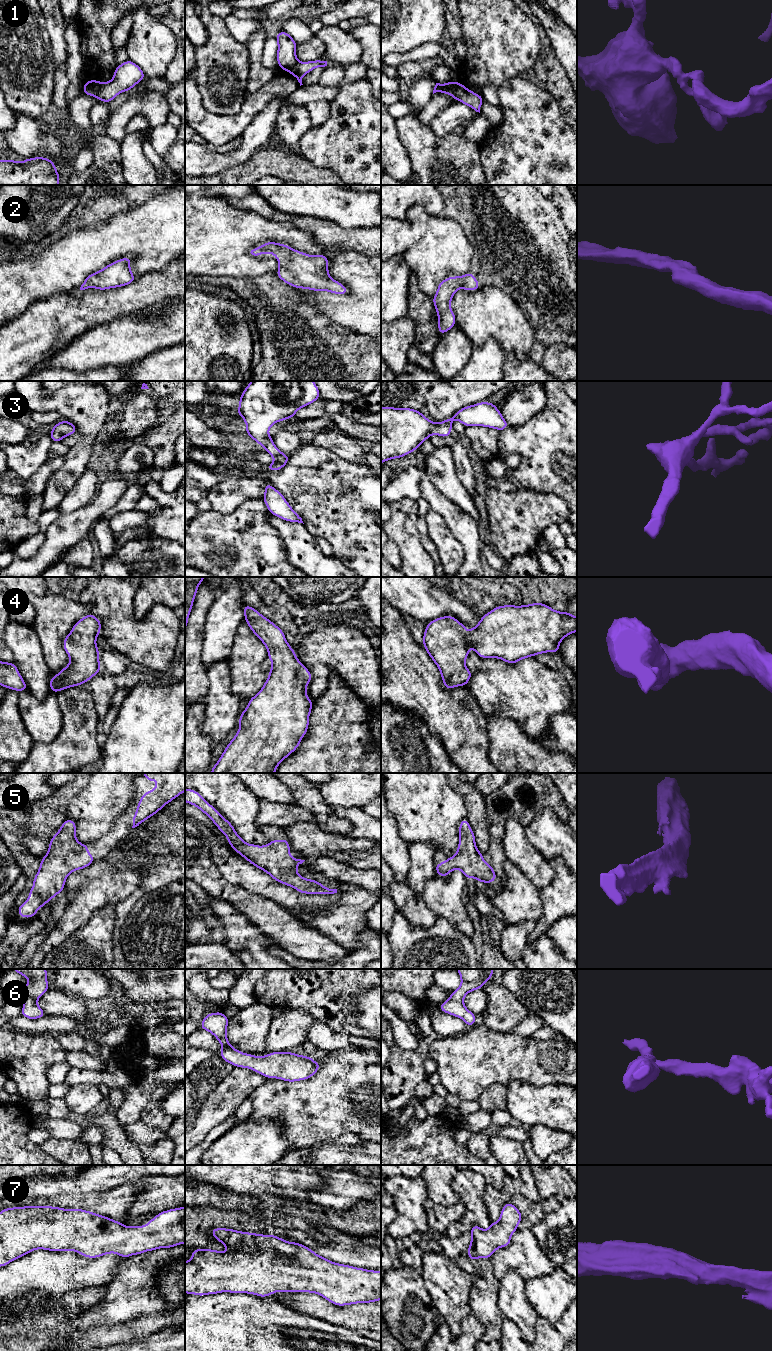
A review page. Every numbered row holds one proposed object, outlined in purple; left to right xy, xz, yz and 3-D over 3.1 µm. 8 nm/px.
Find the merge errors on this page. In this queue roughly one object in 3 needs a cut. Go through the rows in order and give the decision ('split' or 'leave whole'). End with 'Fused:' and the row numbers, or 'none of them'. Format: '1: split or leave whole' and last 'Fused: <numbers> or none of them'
1: split
2: leave whole
3: leave whole
4: leave whole
5: leave whole
6: leave whole
7: leave whole
Fused: 1

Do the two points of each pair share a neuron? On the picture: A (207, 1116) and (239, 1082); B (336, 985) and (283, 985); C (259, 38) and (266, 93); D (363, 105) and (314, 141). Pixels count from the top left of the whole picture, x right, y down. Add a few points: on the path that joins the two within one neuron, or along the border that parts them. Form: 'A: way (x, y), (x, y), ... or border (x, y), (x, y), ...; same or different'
A: way (217, 1110), (231, 1092); same
B: way (323, 979), (320, 979), (312, 987), (296, 985); same
C: border (276, 74), (258, 90), (248, 94); different
D: way (351, 116), (339, 122), (326, 135); same

